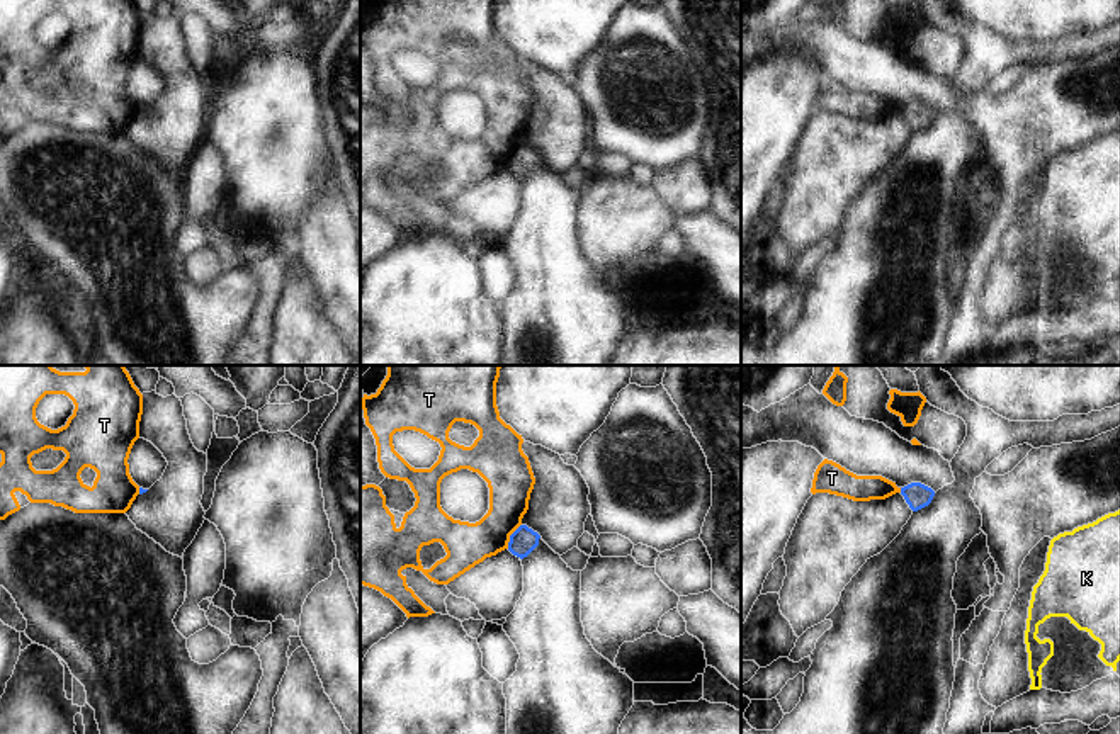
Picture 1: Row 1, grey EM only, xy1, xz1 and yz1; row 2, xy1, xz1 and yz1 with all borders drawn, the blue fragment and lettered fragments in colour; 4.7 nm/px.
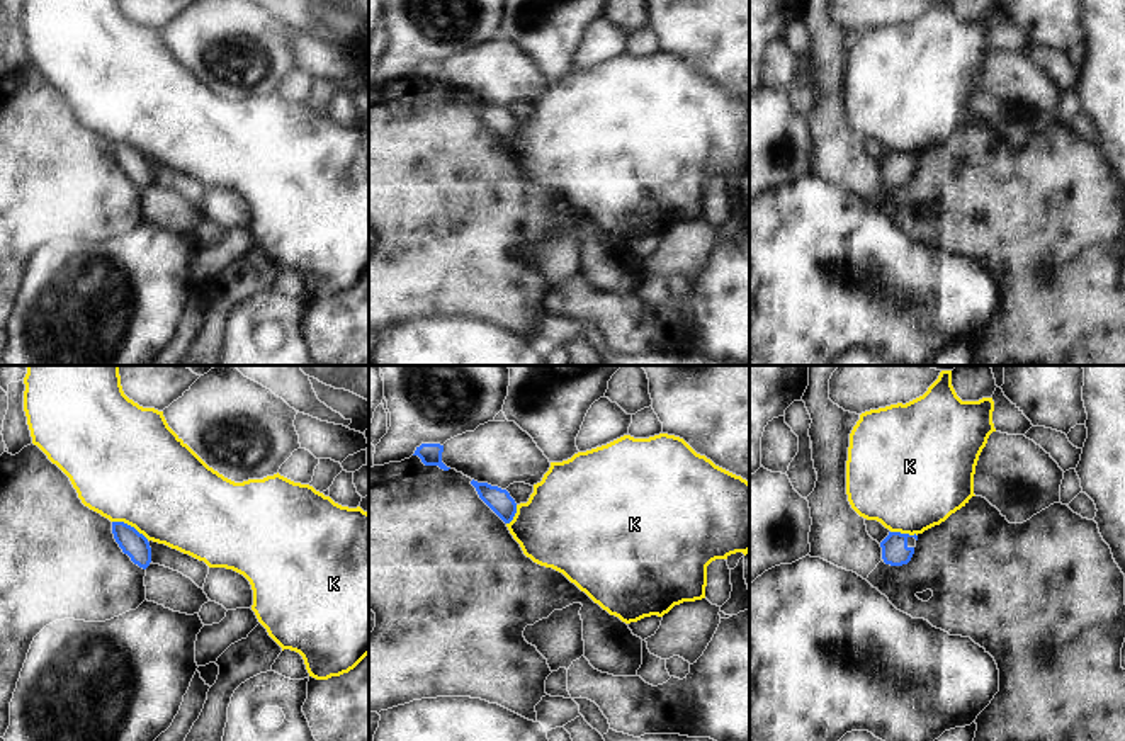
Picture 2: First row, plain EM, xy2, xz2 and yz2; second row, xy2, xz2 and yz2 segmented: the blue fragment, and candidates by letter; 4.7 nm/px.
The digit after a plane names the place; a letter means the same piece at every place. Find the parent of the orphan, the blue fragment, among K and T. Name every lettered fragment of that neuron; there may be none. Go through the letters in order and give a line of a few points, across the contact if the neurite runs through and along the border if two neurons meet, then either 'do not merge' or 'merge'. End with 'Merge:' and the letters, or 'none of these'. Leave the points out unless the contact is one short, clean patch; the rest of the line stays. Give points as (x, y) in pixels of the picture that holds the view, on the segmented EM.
K: do not merge
T: xz1 (520, 524), (510, 536), (507, 547) | do not merge
Merge: none of these

